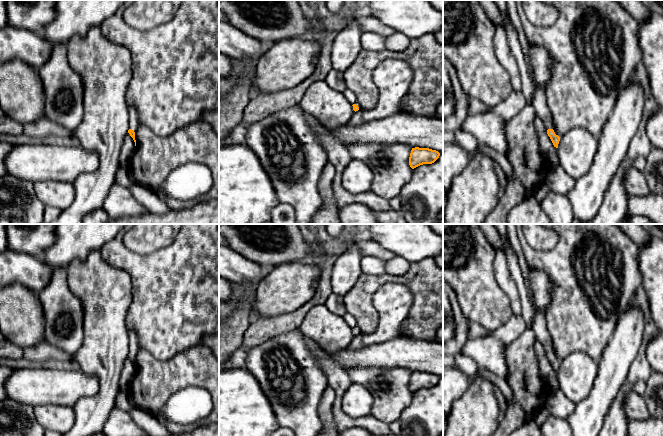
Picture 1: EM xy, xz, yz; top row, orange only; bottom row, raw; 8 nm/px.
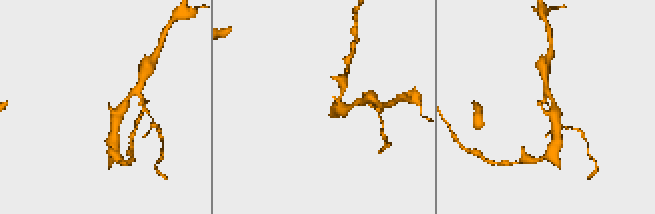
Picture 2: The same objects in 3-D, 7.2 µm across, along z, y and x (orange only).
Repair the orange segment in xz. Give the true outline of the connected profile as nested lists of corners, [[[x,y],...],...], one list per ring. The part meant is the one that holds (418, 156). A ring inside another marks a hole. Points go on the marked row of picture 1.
[[[415,147],[411,150],[409,165],[414,169],[423,164],[432,164],[439,158],[439,156],[440,153],[436,150]]]

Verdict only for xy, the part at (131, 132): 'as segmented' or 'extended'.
extended

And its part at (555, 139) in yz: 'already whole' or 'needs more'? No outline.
needs more

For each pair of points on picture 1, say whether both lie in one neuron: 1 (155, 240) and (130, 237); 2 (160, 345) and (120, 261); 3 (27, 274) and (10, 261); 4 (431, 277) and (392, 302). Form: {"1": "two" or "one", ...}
{"1": "one", "2": "one", "3": "one", "4": "two"}

